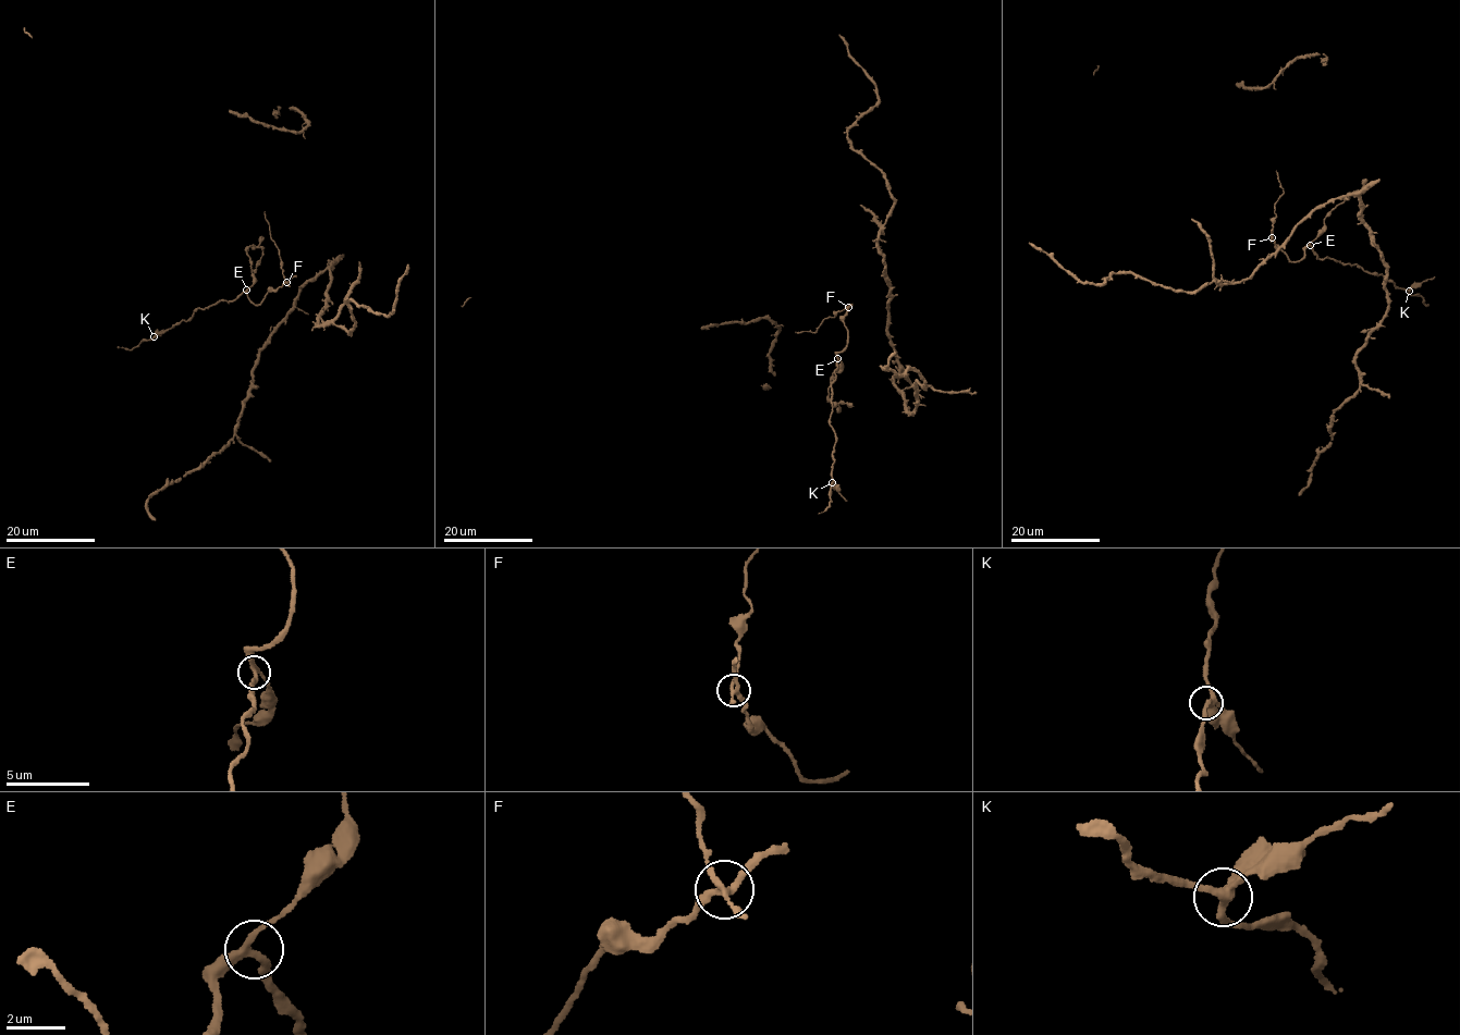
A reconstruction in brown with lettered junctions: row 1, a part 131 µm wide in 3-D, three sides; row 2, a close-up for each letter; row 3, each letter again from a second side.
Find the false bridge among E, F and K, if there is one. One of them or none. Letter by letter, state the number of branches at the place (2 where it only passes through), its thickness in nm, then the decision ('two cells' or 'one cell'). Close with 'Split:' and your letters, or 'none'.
E: 3 | 240 nm | one cell
F: 3 | 240 nm | two cells
K: 3 | 280 nm | one cell
Split: F

